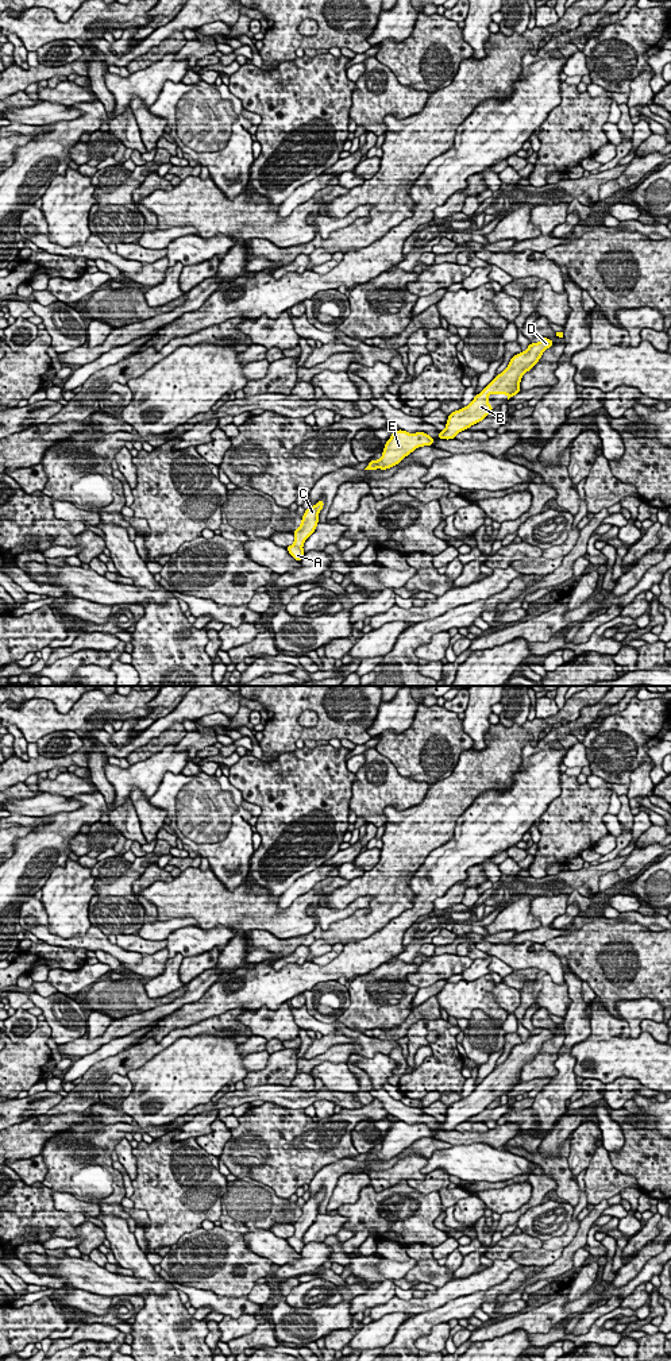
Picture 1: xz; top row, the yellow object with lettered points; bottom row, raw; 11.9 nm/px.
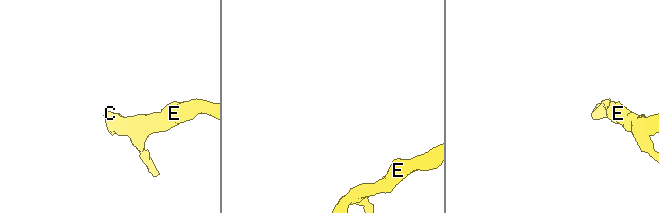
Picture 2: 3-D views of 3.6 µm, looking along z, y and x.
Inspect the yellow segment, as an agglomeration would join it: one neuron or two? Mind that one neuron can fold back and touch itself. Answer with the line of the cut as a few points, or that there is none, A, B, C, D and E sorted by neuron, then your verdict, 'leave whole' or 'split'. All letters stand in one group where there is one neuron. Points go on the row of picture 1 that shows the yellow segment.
cut none; groups A B C D E; leave whole

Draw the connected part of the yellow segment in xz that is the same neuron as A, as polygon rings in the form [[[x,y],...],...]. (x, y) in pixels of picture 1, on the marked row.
[[[320,500],[316,505],[309,506],[302,514],[301,525],[293,532],[294,543],[286,547],[288,552],[294,560],[301,562],[305,555],[302,545],[305,540],[315,532],[319,523],[319,513],[324,506],[324,500]]]

